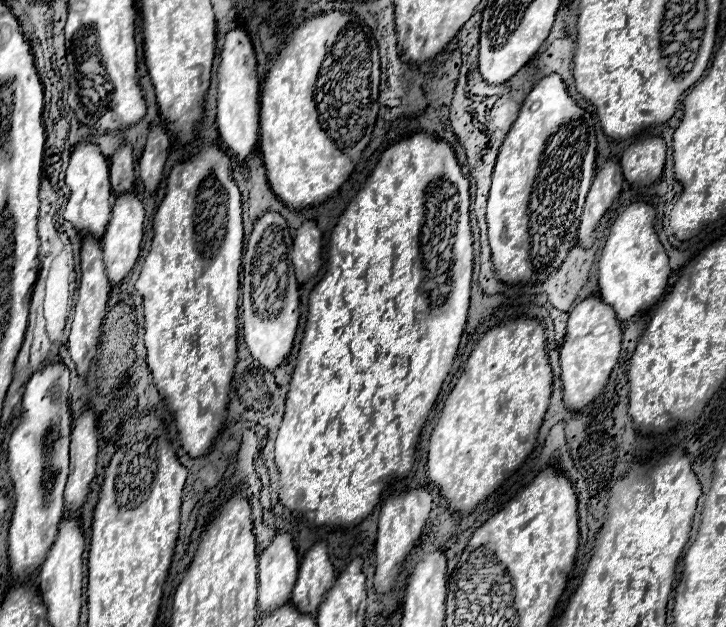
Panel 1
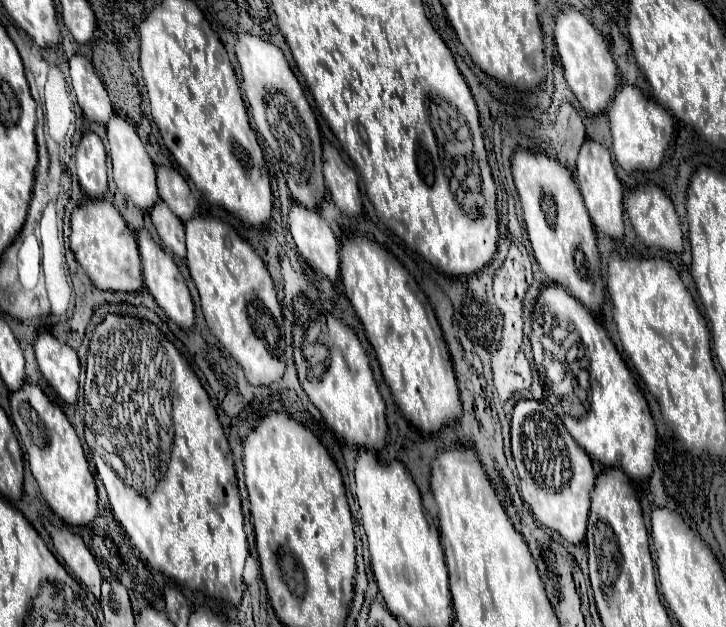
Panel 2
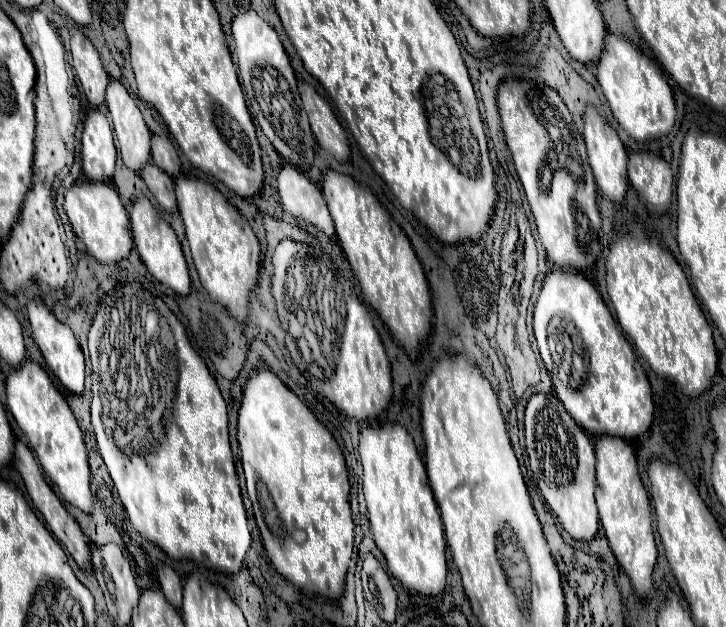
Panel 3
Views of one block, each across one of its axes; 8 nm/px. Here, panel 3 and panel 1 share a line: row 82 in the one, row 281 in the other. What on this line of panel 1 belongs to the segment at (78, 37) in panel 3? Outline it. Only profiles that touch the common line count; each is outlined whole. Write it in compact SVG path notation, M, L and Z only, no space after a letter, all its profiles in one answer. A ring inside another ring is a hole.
M86 236L82 240L82 252L80 252L80 268L82 268L82 280L78 288L78 302L74 306L74 320L72 320L72 330L68 338L68 350L72 356L72 362L76 364L76 370L80 376L88 376L92 358L96 356L98 350L98 338L100 338L100 326L106 316L106 302L110 296L110 282L104 272L104 262L102 262L102 246L98 240L92 236Z

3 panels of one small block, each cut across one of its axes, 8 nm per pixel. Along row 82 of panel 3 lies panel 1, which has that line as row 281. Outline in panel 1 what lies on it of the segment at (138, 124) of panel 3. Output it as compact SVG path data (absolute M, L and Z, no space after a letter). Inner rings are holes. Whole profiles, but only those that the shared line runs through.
M122 194L116 196L112 218L106 228L106 234L102 236L102 248L104 248L104 264L106 274L112 286L118 286L134 268L138 256L140 256L140 244L144 236L144 204L134 194Z

